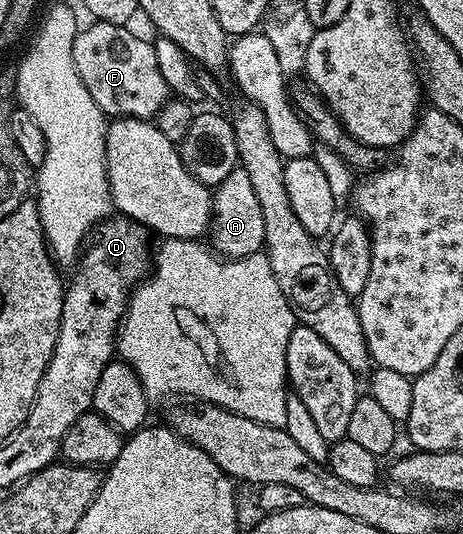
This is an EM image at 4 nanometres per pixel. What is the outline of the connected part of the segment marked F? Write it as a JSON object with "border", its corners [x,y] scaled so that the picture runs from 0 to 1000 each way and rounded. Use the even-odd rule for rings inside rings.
{"border":[[[199,37],[197,47],[181,45],[171,64],[158,73],[158,125],[166,125],[166,140],[175,140],[175,155],[184,155],[184,170],[201,178],[201,193],[218,200],[233,221],[305,219],[333,221],[335,212],[365,185],[365,169],[356,146],[348,140],[348,125],[339,125],[339,103],[333,82],[324,75],[281,62],[274,47],[246,47],[225,39]]]}

